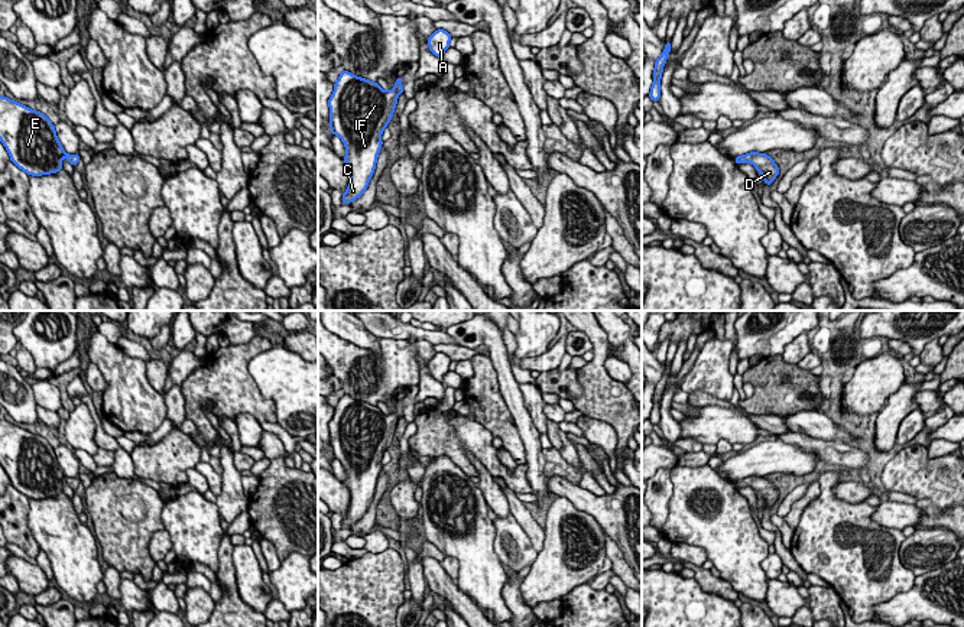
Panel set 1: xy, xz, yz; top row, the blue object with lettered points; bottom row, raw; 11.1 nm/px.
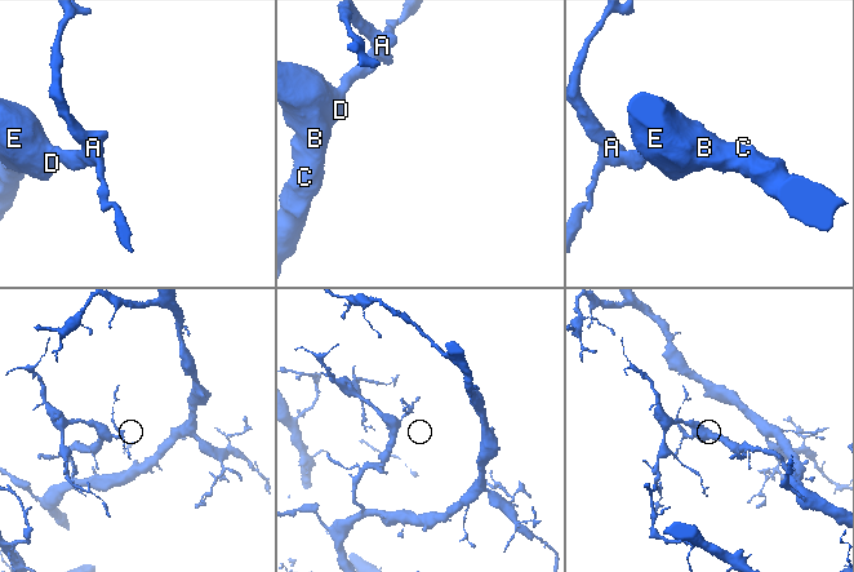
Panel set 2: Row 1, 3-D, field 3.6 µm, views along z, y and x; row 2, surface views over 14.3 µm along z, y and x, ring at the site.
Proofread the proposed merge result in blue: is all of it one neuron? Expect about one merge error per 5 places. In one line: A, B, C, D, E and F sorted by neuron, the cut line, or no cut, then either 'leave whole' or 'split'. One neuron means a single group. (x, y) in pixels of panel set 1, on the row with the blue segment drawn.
A B C D E F; no cut; leave whole

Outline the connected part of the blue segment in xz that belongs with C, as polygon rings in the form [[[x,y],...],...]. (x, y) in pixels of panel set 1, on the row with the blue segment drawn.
[[[341,69],[334,84],[328,100],[330,133],[337,134],[347,150],[343,157],[350,166],[350,182],[343,194],[345,205],[363,195],[374,173],[382,133],[393,117],[397,97],[403,94],[402,78],[396,78],[393,90],[384,91],[377,82]]]

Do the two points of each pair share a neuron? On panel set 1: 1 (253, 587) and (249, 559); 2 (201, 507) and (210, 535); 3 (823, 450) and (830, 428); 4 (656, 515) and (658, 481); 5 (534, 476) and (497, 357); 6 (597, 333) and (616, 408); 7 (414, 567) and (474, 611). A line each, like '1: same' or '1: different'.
1: same
2: same
3: different
4: same
5: same
6: same
7: different

